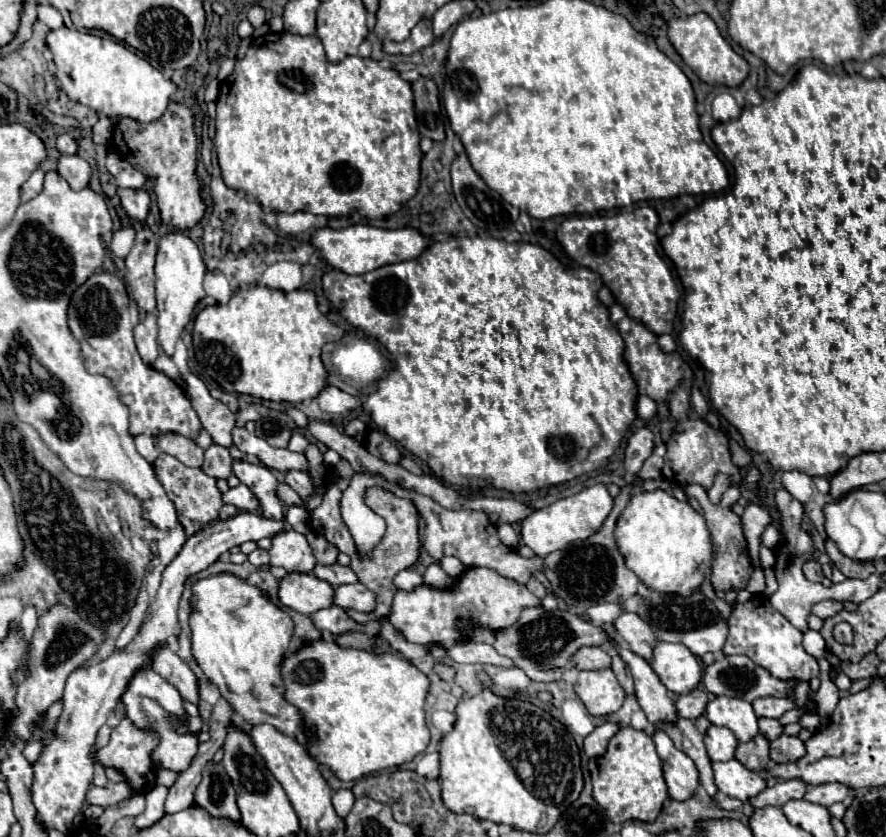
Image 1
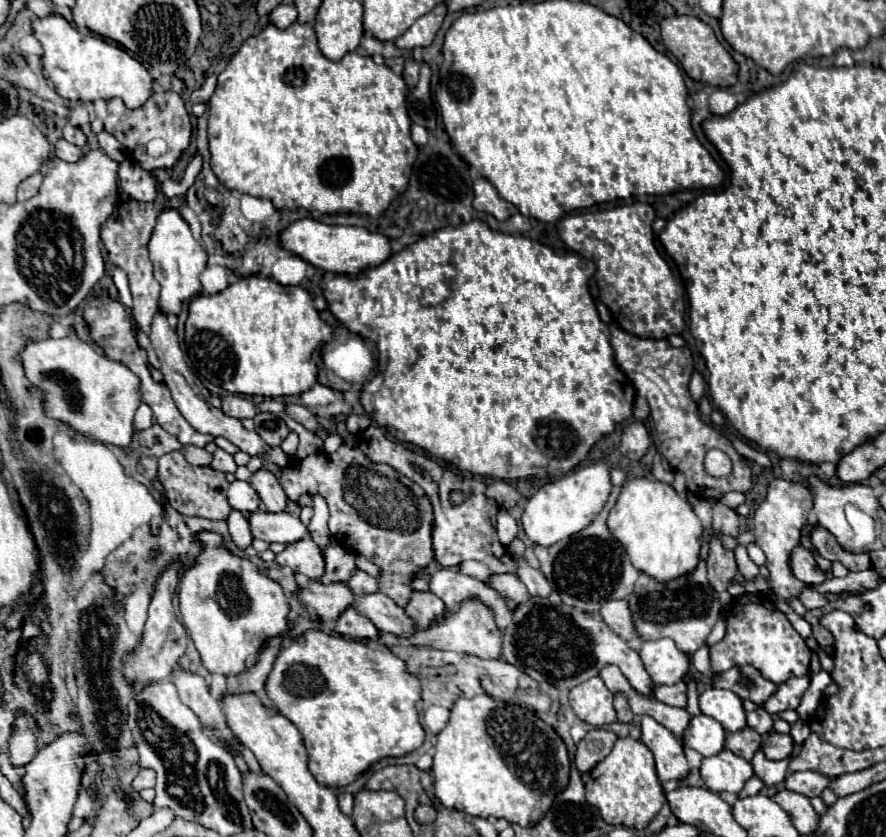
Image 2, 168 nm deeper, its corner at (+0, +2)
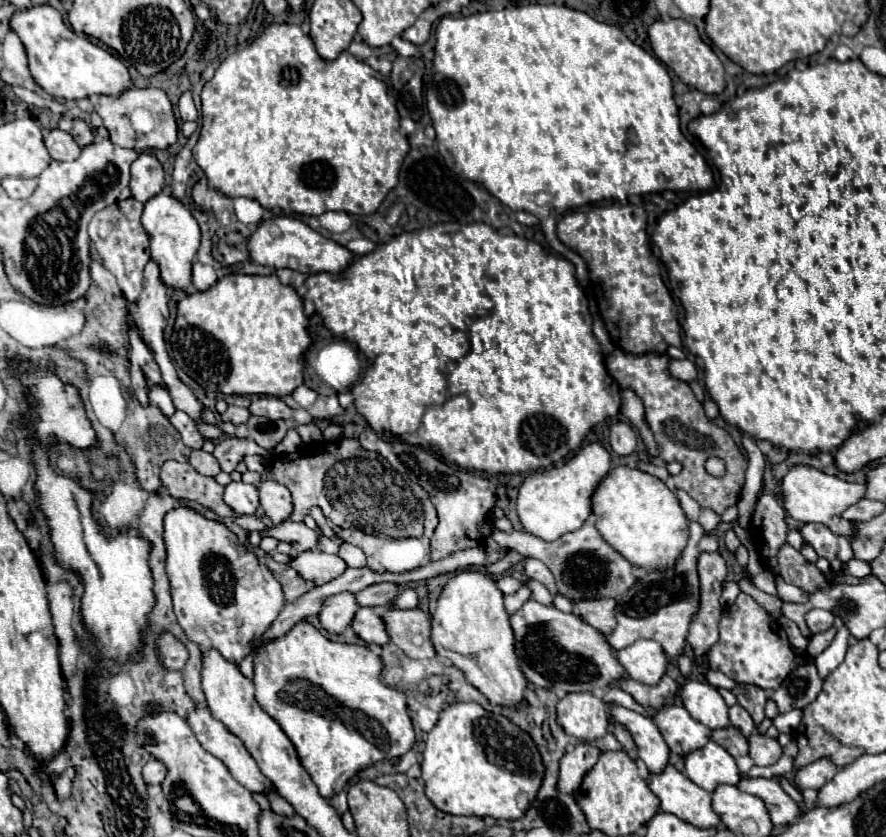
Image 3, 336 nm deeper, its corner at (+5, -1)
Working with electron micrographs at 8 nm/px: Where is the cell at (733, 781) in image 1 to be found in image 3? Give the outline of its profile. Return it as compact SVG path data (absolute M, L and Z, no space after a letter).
M714 740L684 756L686 776L700 788L712 792L718 784L738 784L740 770L734 758Z

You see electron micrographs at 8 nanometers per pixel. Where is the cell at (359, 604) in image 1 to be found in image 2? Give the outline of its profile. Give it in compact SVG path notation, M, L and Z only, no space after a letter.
M381 591L357 597L353 607L357 609L357 613L371 619L379 631L393 635L413 635L417 631L415 623L403 613L403 609L397 607L391 597Z

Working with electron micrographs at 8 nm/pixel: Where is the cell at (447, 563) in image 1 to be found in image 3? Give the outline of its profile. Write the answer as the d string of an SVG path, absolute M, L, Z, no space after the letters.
M502 576L502 578L498 578L496 582L498 582L498 588L500 588L504 594L514 594L514 592L522 586L522 580L512 578L512 576Z

